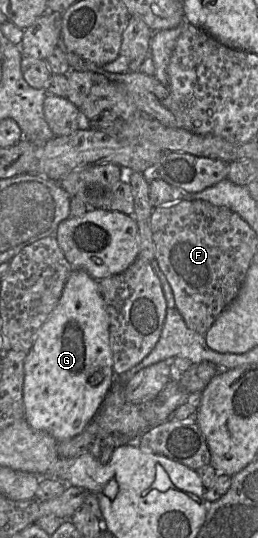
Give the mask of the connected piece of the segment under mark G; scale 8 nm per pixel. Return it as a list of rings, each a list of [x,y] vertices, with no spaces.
[[[73,270],[62,294],[24,359],[22,399],[24,419],[35,430],[51,435],[58,443],[80,434],[93,420],[114,384],[112,351],[109,344],[109,317],[98,281],[84,270]]]

